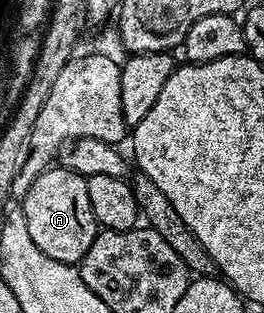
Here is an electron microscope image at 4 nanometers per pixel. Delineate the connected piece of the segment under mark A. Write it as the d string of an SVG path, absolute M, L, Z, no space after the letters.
M54 165L44 173L40 173L40 177L36 177L36 181L32 181L28 193L21 196L20 199L28 237L32 237L32 241L44 254L61 263L71 265L81 263L84 253L88 253L92 241L100 230L98 218L92 213L92 201L88 201L88 185L86 181L85 175L77 175L69 171L67 167Z

